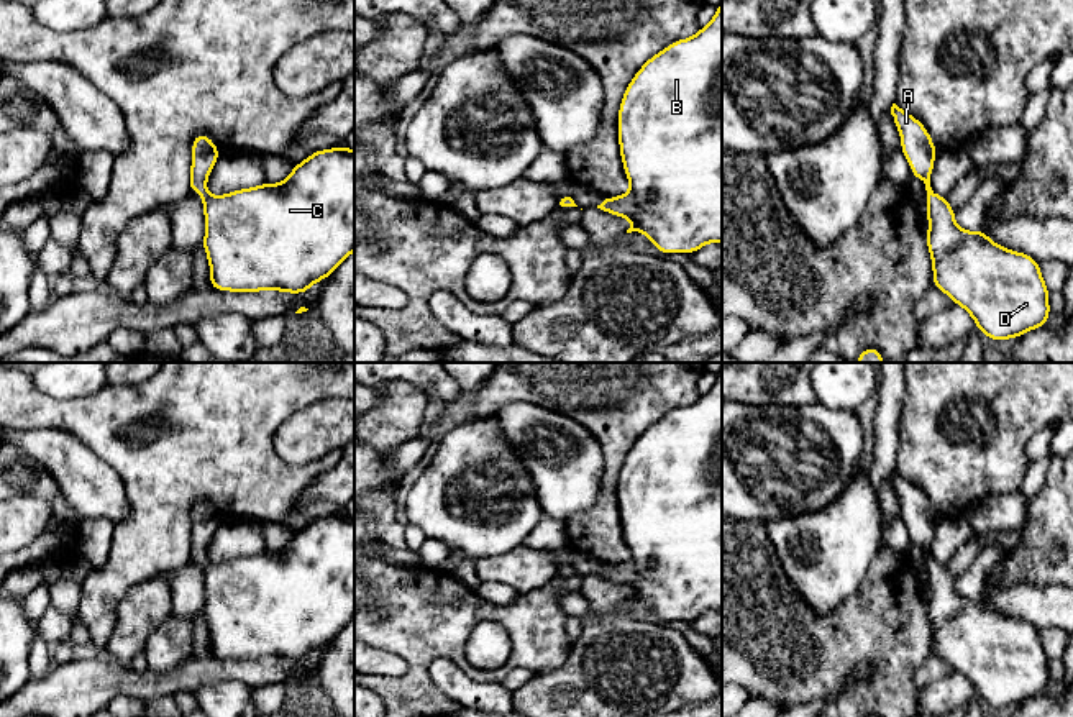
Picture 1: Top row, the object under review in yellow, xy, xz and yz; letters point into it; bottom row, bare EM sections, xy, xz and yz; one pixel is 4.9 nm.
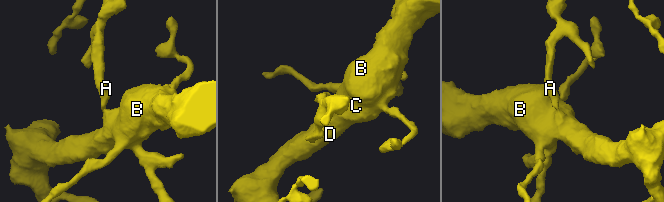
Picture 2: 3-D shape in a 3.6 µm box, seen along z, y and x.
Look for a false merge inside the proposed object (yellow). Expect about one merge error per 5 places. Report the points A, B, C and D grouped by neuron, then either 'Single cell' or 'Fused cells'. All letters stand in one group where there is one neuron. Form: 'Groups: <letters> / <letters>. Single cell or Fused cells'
Groups: A B C D. Single cell

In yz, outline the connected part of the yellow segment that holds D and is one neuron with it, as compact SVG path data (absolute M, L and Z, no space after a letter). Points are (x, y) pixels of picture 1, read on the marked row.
M891 107L893 121L901 135L904 153L914 177L925 184L927 190L927 248L932 259L932 284L947 294L953 304L963 307L989 340L1001 341L1047 325L1050 312L1048 287L1040 274L1040 264L1029 254L1002 248L988 238L984 230L961 230L955 221L955 210L948 199L940 197L930 187L937 148L927 128L911 113Z

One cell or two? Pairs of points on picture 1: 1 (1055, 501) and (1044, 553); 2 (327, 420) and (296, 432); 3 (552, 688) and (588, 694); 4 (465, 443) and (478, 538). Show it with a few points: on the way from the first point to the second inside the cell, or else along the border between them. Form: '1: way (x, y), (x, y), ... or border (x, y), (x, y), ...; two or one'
1: way (1055, 514), (1055, 540); one
2: way (319, 429), (304, 432); one
3: way (560, 694), (579, 694); one
4: way (443, 470), (438, 476), (438, 511), (452, 520); one

